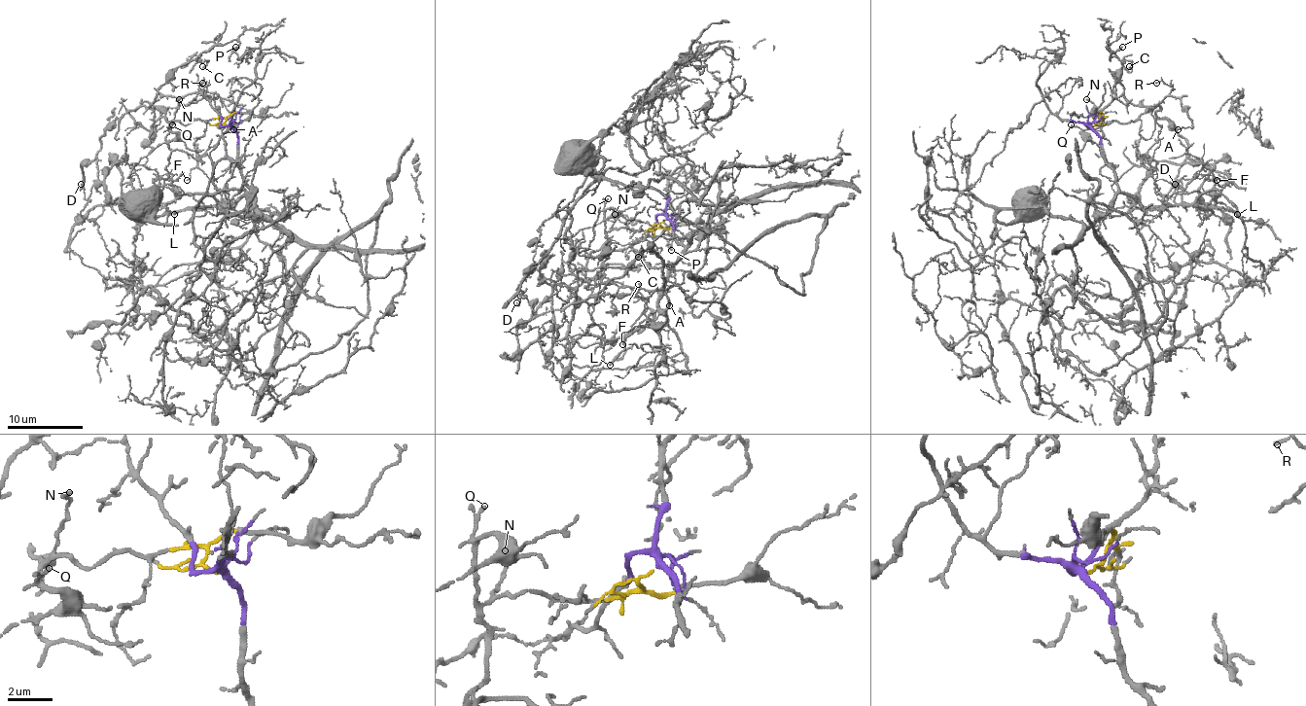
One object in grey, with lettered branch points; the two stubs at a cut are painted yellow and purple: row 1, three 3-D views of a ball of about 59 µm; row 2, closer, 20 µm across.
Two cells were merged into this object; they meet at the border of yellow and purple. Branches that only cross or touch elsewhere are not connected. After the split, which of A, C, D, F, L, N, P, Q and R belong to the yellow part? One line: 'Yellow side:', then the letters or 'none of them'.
Yellow side: A, C, D, N, P, Q, R

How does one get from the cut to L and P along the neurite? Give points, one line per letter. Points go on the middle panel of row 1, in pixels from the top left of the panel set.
L: (666, 219), (684, 249), (668, 272), (664, 295), (658, 300), (658, 310), (666, 320), (638, 328), (609, 366)
P: (664, 221), (611, 230), (607, 259), (586, 278), (586, 259), (602, 247), (674, 234), (672, 249)

